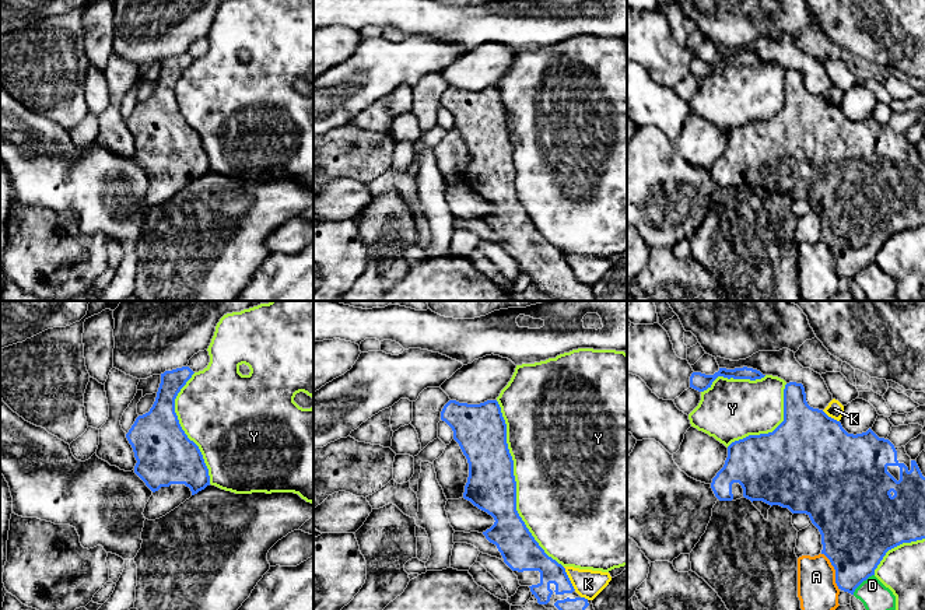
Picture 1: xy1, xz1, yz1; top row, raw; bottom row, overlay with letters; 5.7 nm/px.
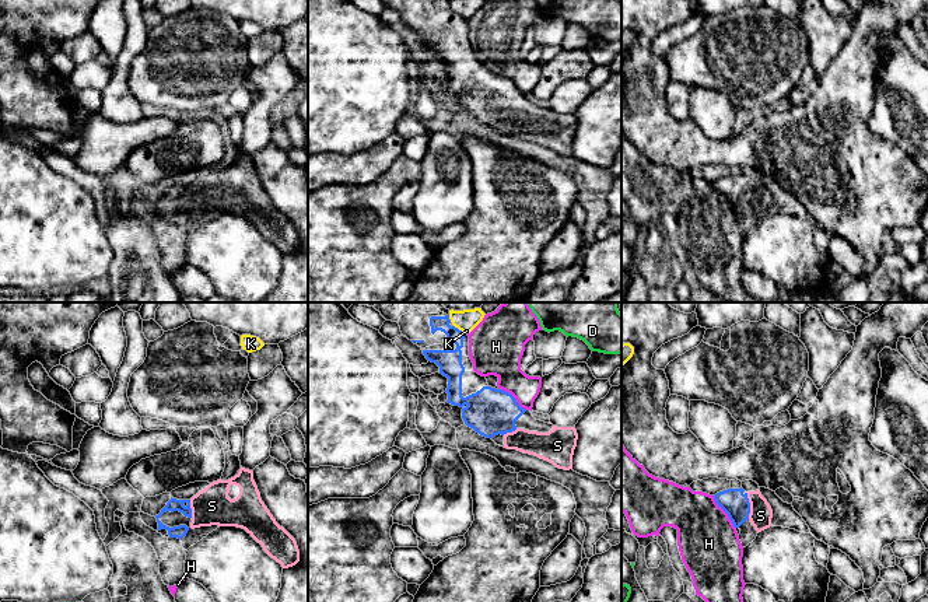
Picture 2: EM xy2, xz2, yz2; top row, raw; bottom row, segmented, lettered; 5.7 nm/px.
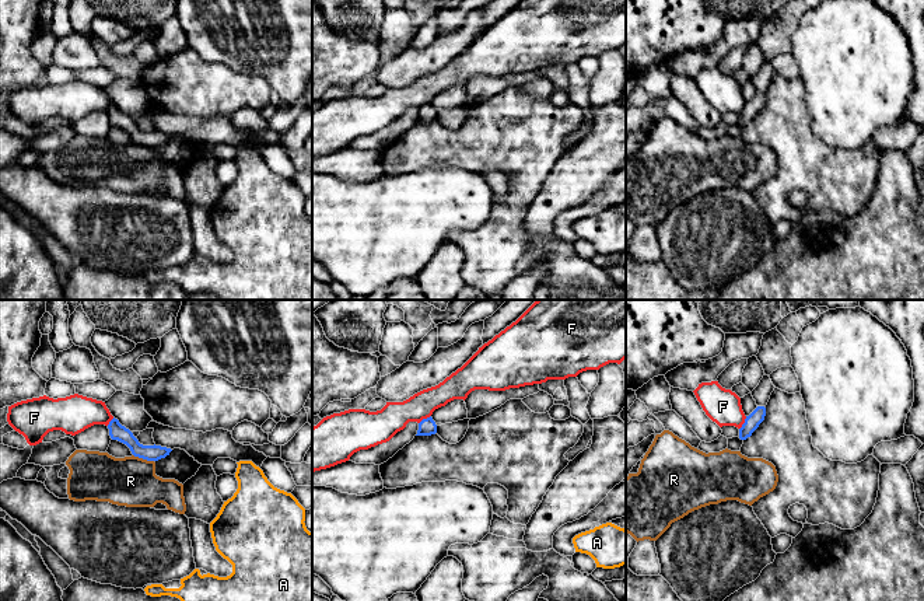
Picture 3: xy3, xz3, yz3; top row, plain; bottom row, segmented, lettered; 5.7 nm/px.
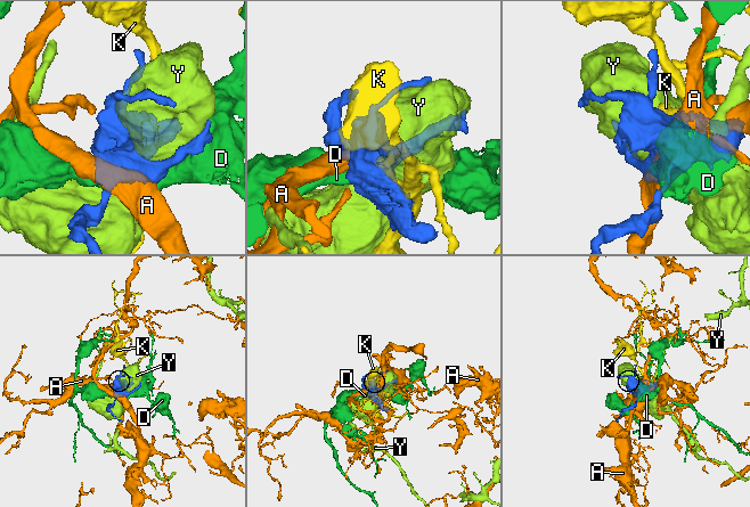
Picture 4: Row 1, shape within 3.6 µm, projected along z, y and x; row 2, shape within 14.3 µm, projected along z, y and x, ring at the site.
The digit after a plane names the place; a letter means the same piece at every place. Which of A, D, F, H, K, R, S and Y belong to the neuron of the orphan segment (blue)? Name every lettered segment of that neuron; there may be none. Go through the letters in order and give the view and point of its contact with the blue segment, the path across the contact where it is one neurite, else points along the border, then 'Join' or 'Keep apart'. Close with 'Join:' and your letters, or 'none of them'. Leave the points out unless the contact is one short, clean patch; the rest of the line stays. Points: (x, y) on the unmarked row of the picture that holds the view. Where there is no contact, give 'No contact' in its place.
A: Touches blue at yz1 (836, 258). Keep apart
D: Touches blue at yz1 (862, 267). Keep apart
F: Touches blue at yz3 (744, 109). Boundary: yz3 (746, 102), (739, 115). Keep apart
H: Touches blue at yz2 (725, 198). Keep apart
K: Touches blue at xz1 (568, 265). Keep apart
R: Touches blue at xy3 (143, 144). Boundary: xy3 (133, 140), (153, 147). Keep apart
S: Touches blue at yz2 (749, 192). Path across: yz2 (732, 188), (738, 192), (749, 192), (760, 202). Join
Y: Touches blue at xz1 (515, 172). Keep apart
Join: S

